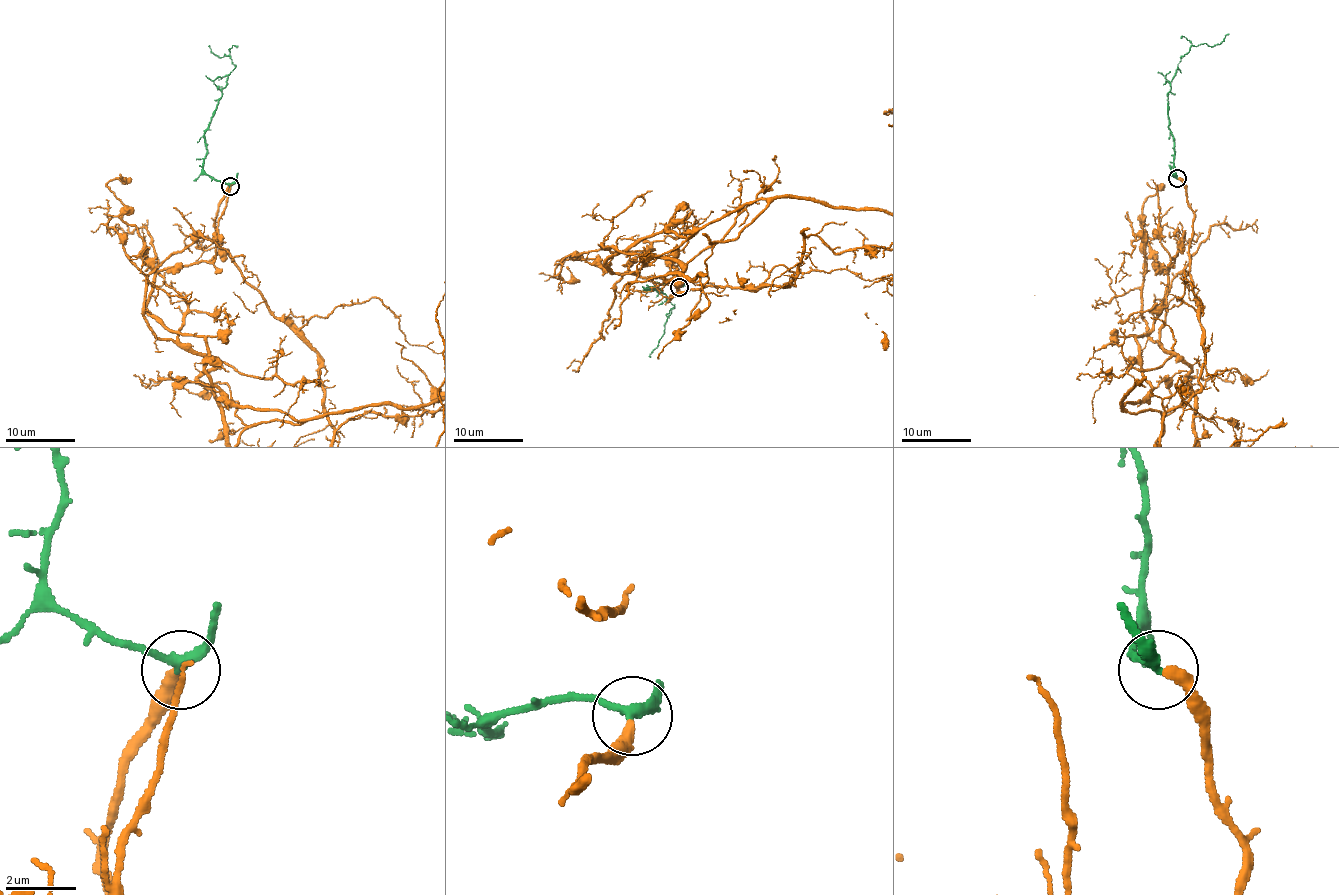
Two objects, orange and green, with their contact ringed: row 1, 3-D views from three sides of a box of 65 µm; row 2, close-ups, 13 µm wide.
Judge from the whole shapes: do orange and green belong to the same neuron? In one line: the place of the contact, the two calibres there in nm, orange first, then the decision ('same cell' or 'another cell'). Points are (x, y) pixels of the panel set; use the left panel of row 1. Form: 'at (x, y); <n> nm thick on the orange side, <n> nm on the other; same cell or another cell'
at (230, 186); 320 nm thick on the orange side, 280 nm on the other; same cell

